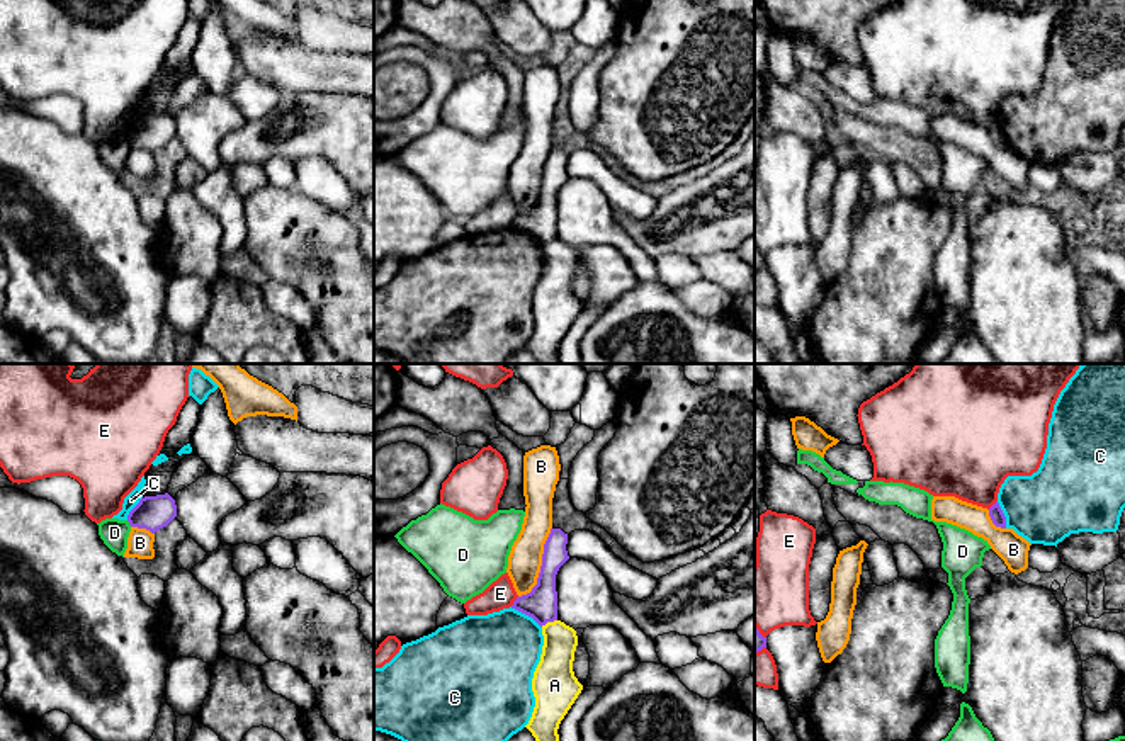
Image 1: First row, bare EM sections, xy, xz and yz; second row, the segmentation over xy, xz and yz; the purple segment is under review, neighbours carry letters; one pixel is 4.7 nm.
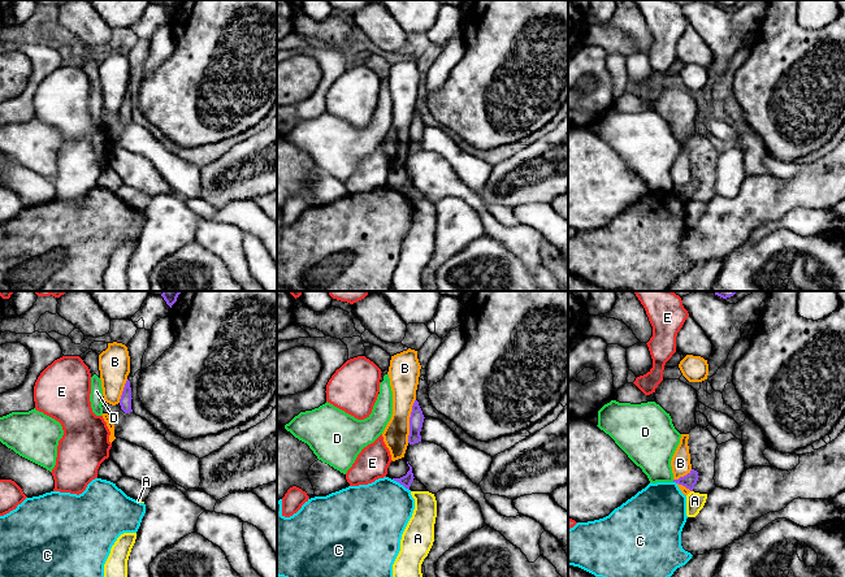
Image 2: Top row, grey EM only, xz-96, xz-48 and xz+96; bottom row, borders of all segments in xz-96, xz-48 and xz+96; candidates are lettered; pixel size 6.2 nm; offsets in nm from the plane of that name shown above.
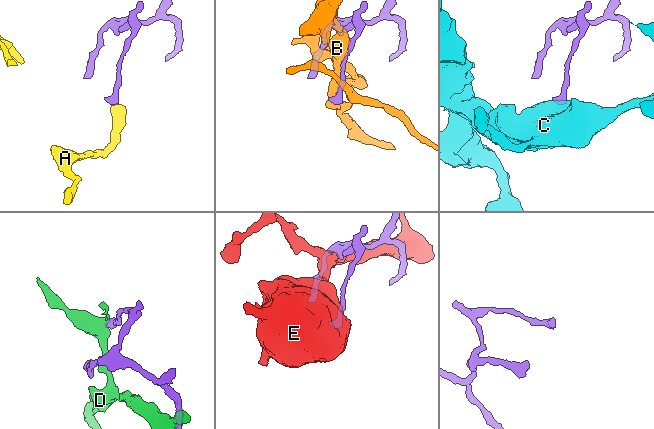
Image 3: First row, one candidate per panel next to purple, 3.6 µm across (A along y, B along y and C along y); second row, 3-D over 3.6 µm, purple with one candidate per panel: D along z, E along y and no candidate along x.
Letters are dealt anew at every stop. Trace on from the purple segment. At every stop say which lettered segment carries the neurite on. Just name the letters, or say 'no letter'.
no letter

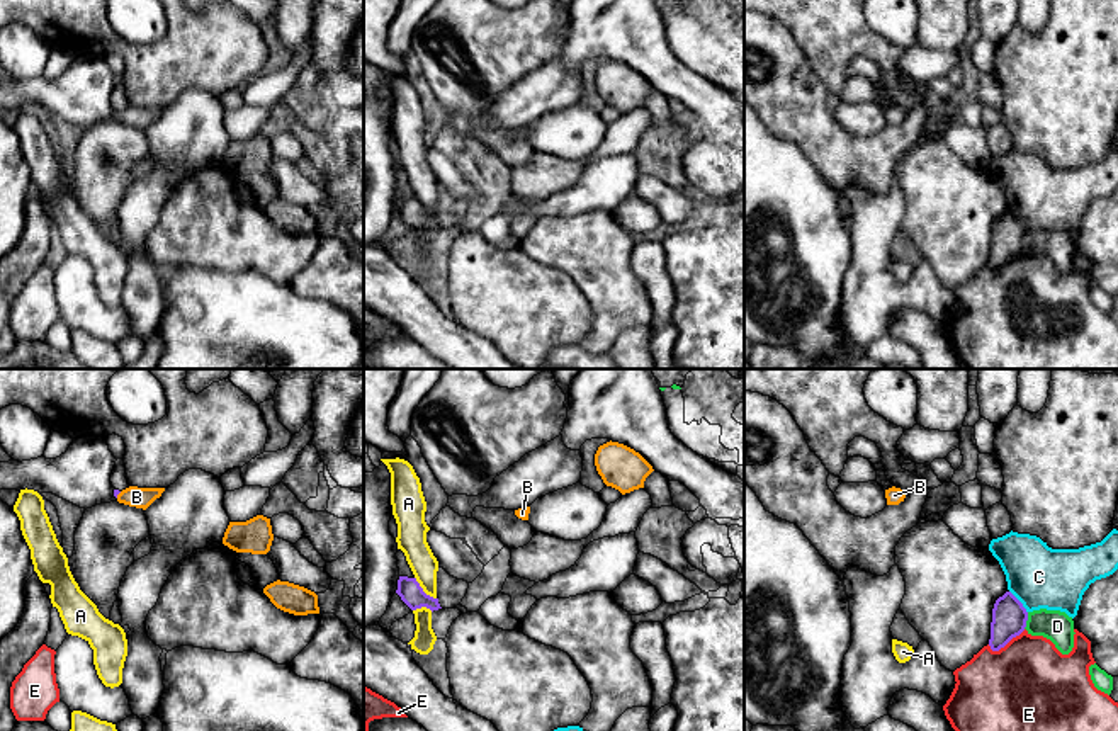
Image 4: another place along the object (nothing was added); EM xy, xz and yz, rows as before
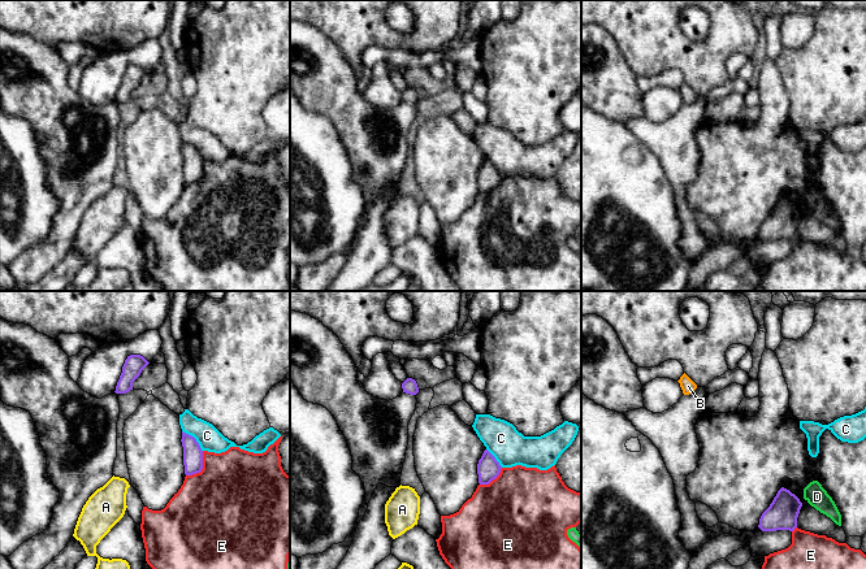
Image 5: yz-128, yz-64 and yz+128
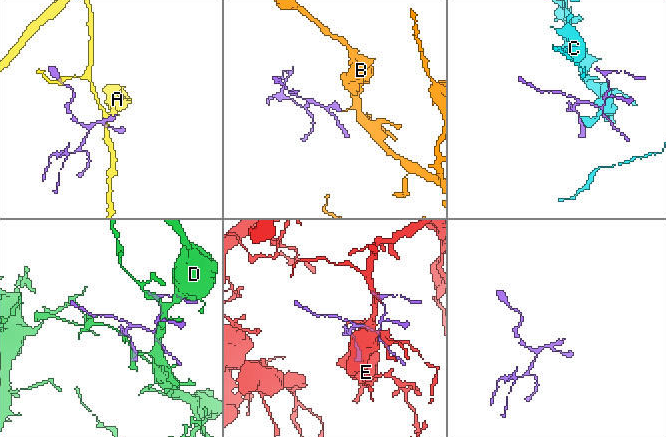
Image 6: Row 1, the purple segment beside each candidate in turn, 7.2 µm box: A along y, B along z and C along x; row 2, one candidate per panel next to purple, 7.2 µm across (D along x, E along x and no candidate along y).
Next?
B

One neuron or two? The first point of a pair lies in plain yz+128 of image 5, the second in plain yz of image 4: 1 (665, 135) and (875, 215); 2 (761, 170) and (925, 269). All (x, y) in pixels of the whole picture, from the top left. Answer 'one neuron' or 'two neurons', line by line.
1: one neuron
2: two neurons

